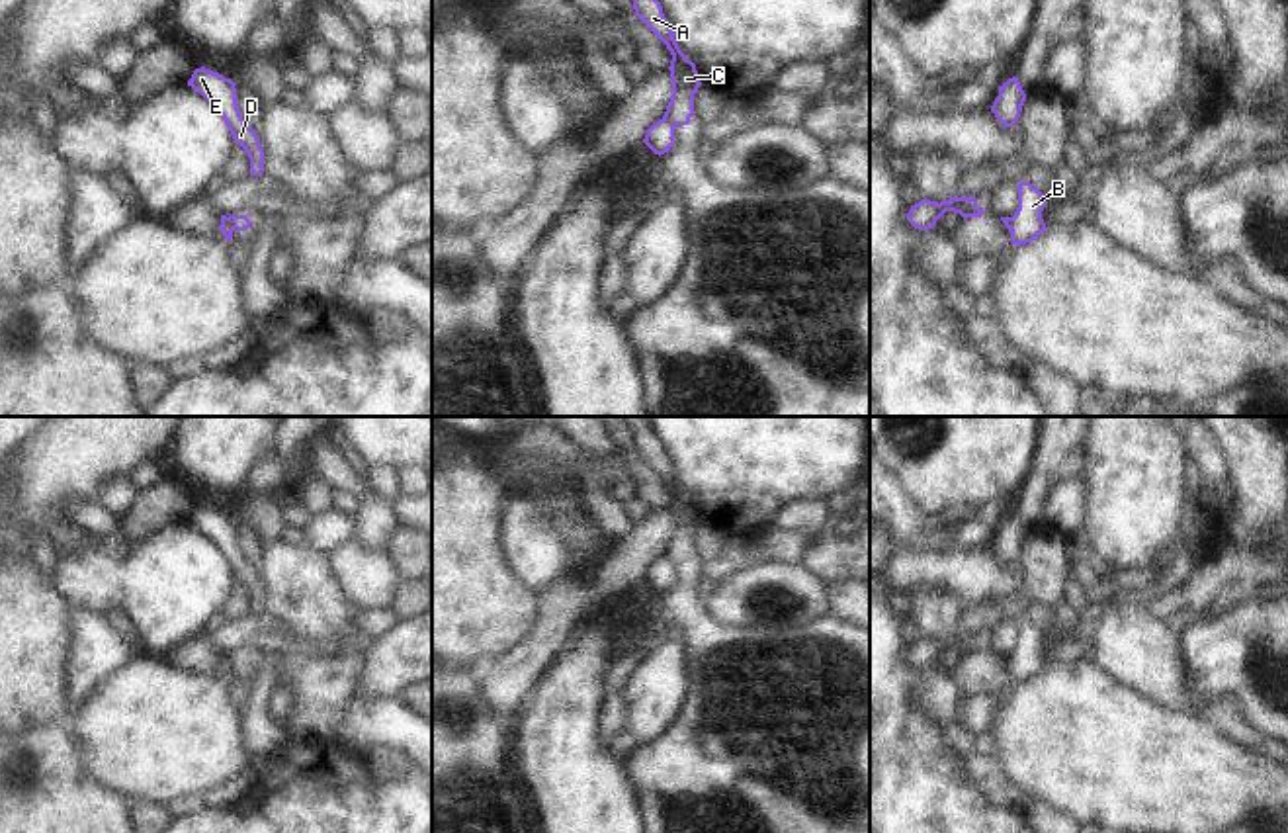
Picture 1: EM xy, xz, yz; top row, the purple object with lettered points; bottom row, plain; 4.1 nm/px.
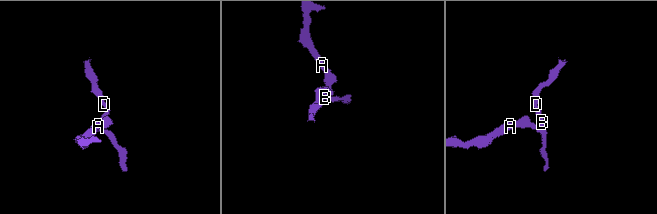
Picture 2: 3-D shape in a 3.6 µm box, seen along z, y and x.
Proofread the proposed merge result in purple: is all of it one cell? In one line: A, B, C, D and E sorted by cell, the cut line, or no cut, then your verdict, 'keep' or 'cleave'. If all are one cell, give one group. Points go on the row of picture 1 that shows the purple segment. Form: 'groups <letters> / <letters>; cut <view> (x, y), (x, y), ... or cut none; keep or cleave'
groups A C / B D E; cut xy (227, 218), (233, 229); cleave

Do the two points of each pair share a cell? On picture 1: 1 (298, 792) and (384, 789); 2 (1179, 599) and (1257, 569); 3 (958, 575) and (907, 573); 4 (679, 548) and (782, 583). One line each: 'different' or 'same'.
1: same
2: same
3: same
4: different

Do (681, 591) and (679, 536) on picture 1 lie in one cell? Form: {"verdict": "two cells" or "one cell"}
{"verdict": "one cell"}

